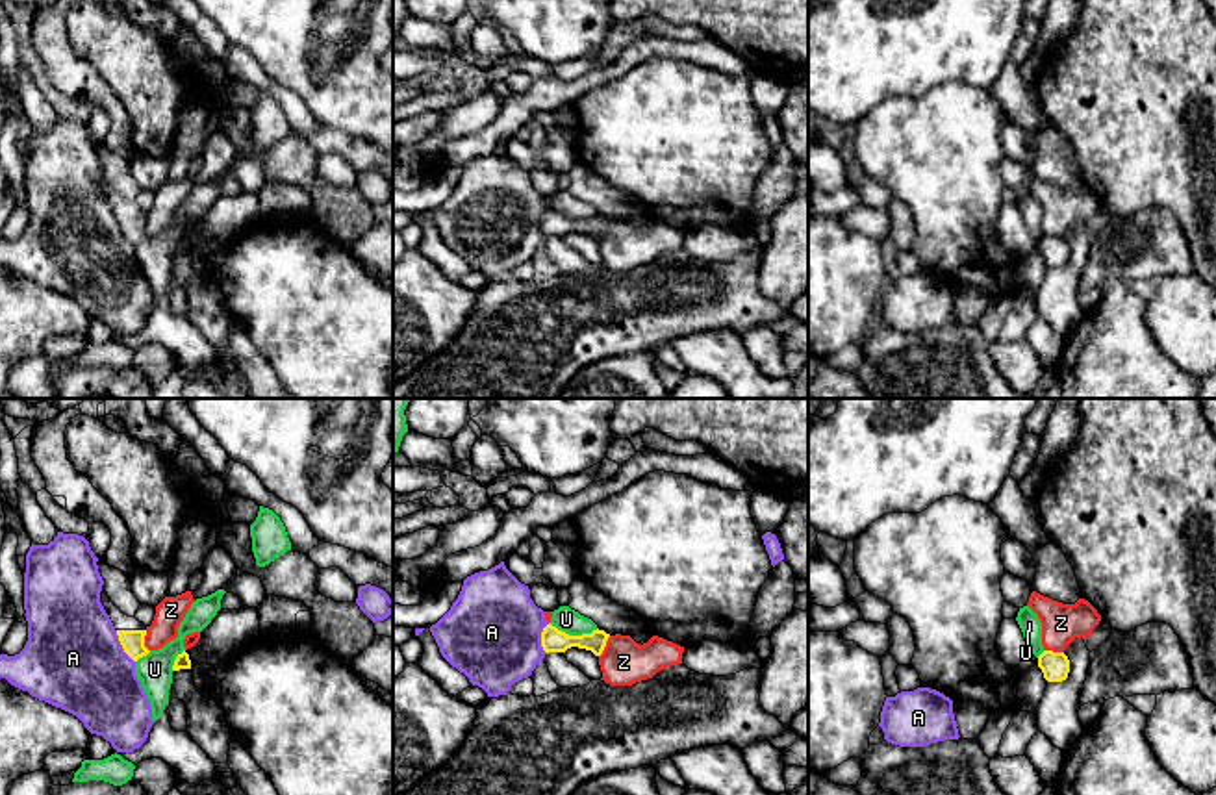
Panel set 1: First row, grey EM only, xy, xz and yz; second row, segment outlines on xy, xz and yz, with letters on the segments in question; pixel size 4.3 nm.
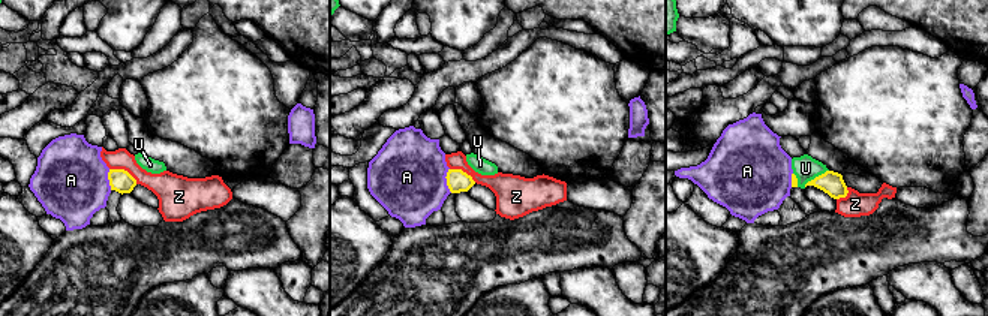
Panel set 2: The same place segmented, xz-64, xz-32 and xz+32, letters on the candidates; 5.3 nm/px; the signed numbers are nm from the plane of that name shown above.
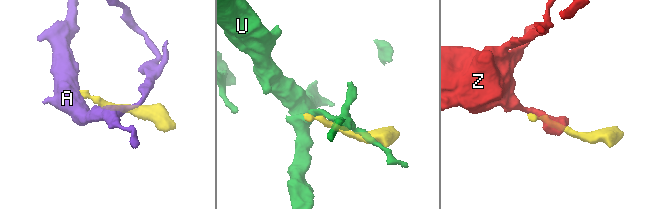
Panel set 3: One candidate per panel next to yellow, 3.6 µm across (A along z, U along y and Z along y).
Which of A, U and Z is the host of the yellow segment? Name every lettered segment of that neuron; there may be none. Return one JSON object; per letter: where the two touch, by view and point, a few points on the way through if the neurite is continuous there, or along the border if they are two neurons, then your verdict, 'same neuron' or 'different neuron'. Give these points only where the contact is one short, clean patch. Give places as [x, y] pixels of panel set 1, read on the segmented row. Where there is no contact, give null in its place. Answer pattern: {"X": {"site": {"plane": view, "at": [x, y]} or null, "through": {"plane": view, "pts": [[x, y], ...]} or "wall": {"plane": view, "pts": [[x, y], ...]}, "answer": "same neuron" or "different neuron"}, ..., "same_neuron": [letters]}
{"A": {"site": {"plane": "xy", "at": [123, 647]}, "wall": {"plane": "xy", "pts": [[115, 630], [123, 651], [134, 662]]}, "answer": "different neuron"}, "U": {"site": {"plane": "xz", "at": [573, 636]}, "wall": {"plane": "xz", "pts": [[549, 623], [570, 634], [590, 634], [597, 629]]}, "answer": "different neuron"}, "Z": {"site": {"plane": "xy", "at": [143, 642]}, "answer": "different neuron"}, "same_neuron": []}

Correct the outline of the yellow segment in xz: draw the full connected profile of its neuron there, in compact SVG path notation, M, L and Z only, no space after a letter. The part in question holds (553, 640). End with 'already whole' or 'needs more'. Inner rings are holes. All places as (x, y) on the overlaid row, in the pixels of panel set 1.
M551 623L541 632L541 647L549 652L565 652L571 647L591 650L595 656L601 656L610 634L604 630L593 630L591 634L569 636Z | already whole

